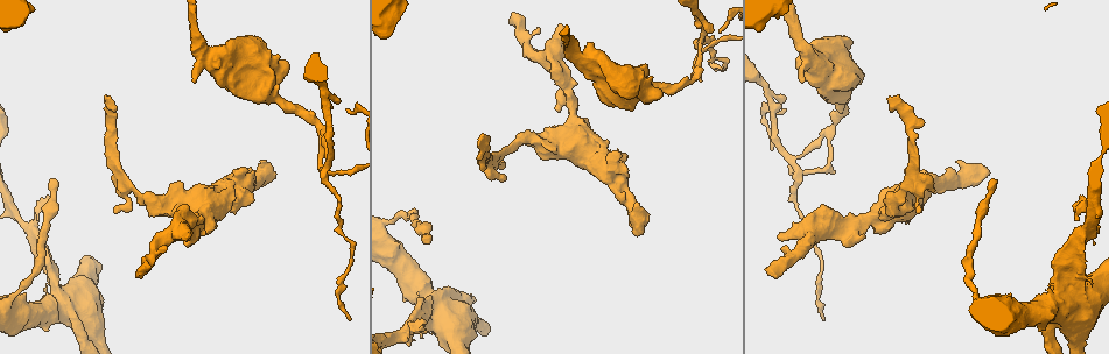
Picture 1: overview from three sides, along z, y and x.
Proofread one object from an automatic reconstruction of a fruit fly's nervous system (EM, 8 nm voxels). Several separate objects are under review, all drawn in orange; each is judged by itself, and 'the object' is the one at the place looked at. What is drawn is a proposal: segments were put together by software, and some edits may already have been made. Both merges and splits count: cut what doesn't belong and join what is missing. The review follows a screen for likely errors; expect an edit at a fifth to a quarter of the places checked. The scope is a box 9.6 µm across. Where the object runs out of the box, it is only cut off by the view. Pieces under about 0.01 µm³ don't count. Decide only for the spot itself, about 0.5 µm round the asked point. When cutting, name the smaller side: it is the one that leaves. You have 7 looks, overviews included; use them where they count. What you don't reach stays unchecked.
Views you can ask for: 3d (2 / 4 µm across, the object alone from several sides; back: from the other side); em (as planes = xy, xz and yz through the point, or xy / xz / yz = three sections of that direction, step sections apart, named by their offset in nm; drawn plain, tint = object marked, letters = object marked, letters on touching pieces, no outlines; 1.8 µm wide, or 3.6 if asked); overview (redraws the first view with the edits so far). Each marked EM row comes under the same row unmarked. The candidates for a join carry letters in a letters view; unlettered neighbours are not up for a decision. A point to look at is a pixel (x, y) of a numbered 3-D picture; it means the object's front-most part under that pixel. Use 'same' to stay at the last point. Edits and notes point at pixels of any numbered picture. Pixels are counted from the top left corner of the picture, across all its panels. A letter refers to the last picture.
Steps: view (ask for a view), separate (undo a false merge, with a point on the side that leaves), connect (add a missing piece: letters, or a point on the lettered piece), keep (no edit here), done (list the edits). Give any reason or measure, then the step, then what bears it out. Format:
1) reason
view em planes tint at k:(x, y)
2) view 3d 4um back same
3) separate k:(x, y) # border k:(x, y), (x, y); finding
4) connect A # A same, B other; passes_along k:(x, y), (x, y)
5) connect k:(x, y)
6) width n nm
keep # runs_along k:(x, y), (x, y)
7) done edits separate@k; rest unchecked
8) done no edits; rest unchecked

free end
view em yz step 4 letters at 1:(626, 172)

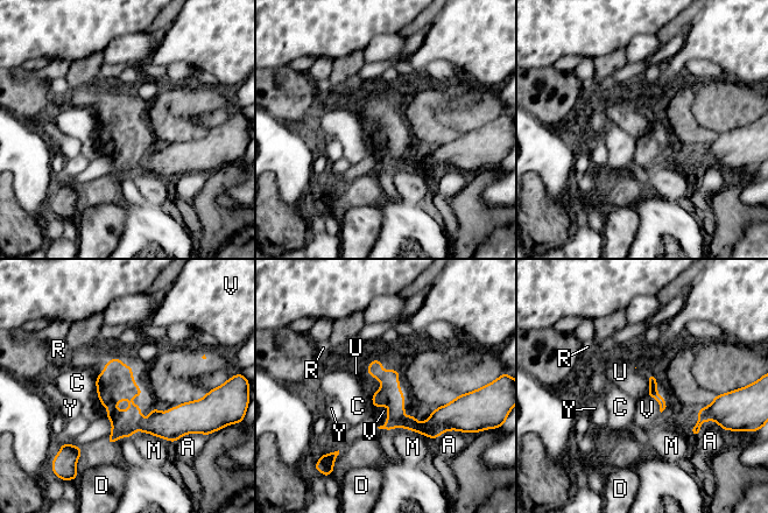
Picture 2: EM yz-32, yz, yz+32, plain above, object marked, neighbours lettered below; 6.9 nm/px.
longest_contact M 300 nm
keep # A other, C other, D other, M other, R other, U other, V other, Y other; border 2:(373, 376), (380, 387), (371, 396); no lettered piece goes on from it

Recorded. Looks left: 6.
branch stops here
view 3d 2um at 1:(216, 225)

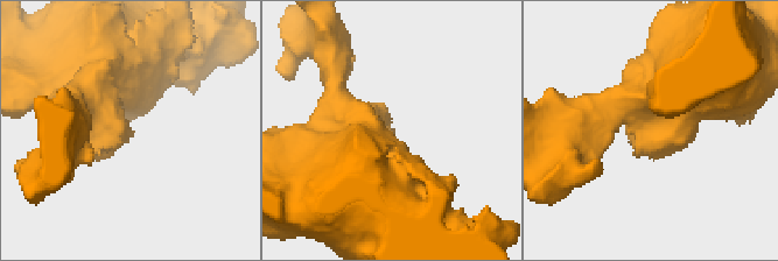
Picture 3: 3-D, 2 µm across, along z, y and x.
view em yz step 8 tint at 3:(396, 137)

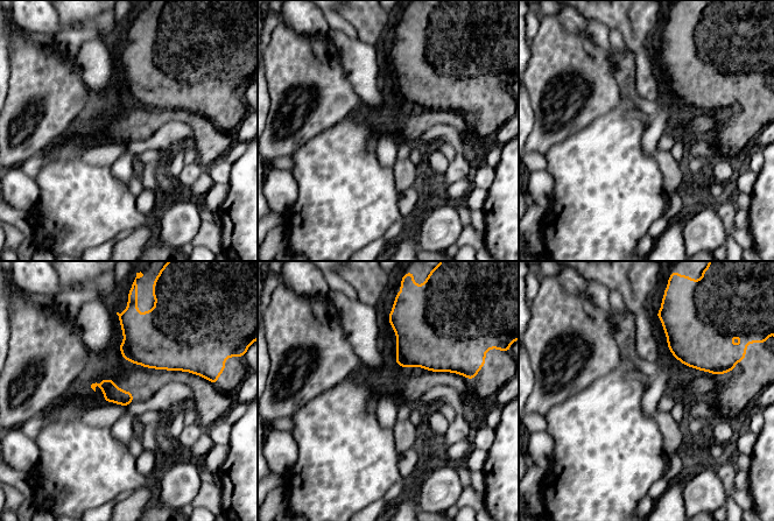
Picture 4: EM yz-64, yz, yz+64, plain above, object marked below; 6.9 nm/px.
view em planes letters same

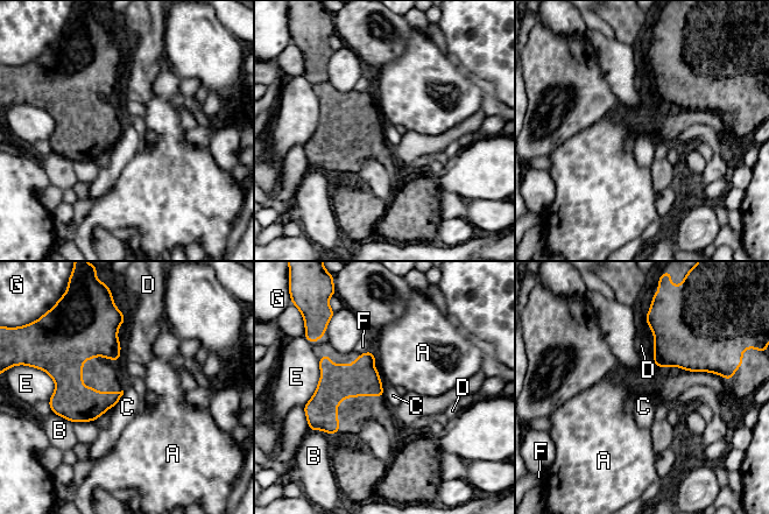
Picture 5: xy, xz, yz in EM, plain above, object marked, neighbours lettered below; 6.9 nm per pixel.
keep # A other, B other, C other, D other, E other, F other, G other; runs_along 5:(118, 322), (70, 366), (58, 412); no lettered piece goes on from it

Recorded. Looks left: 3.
sudden change in width
view 3d 4um at 1:(1064, 304)

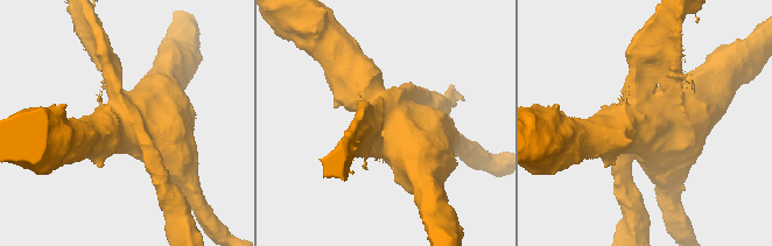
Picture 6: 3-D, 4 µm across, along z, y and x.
view em planes tint at 6:(648, 121)

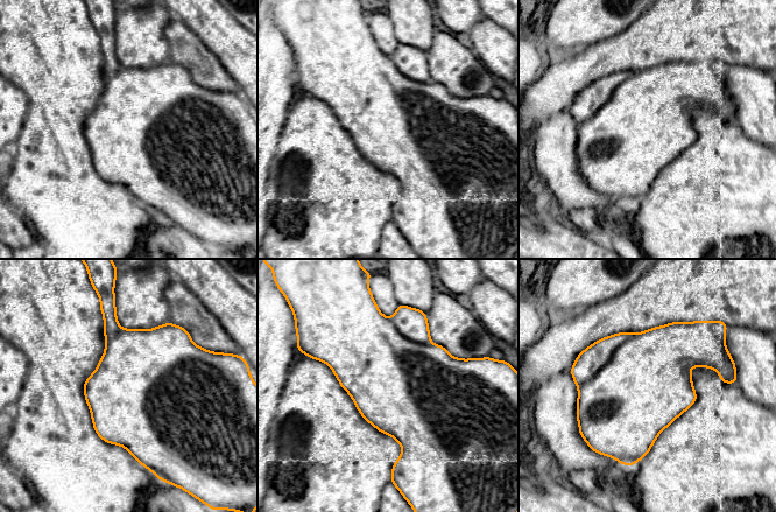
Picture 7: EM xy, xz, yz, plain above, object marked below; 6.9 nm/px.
view em planes letters same

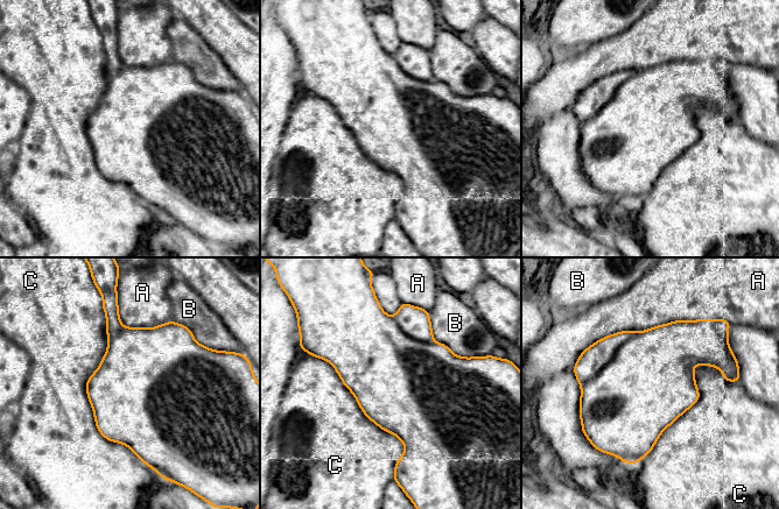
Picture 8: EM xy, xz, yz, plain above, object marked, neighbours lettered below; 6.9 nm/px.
separate 8:(591, 360) # A other, B other, C other; a second neuron is stuck on

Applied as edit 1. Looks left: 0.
done edits separate@8; rest unchecked

